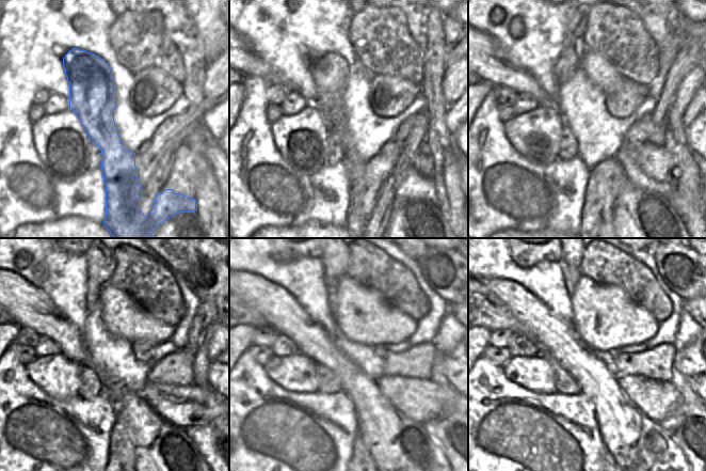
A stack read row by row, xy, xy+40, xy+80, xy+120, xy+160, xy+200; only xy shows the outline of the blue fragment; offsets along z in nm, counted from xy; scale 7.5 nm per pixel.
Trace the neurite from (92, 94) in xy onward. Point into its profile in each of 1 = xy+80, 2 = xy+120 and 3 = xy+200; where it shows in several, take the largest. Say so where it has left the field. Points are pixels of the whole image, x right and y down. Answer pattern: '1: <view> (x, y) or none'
1: xy+80 (567, 63)
2: xy+120 (99, 260)
3: xy+200 (574, 260)

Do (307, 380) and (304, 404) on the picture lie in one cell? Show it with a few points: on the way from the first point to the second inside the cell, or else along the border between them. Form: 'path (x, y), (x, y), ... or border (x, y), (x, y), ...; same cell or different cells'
border (281, 388), (301, 393), (318, 392); different cells

